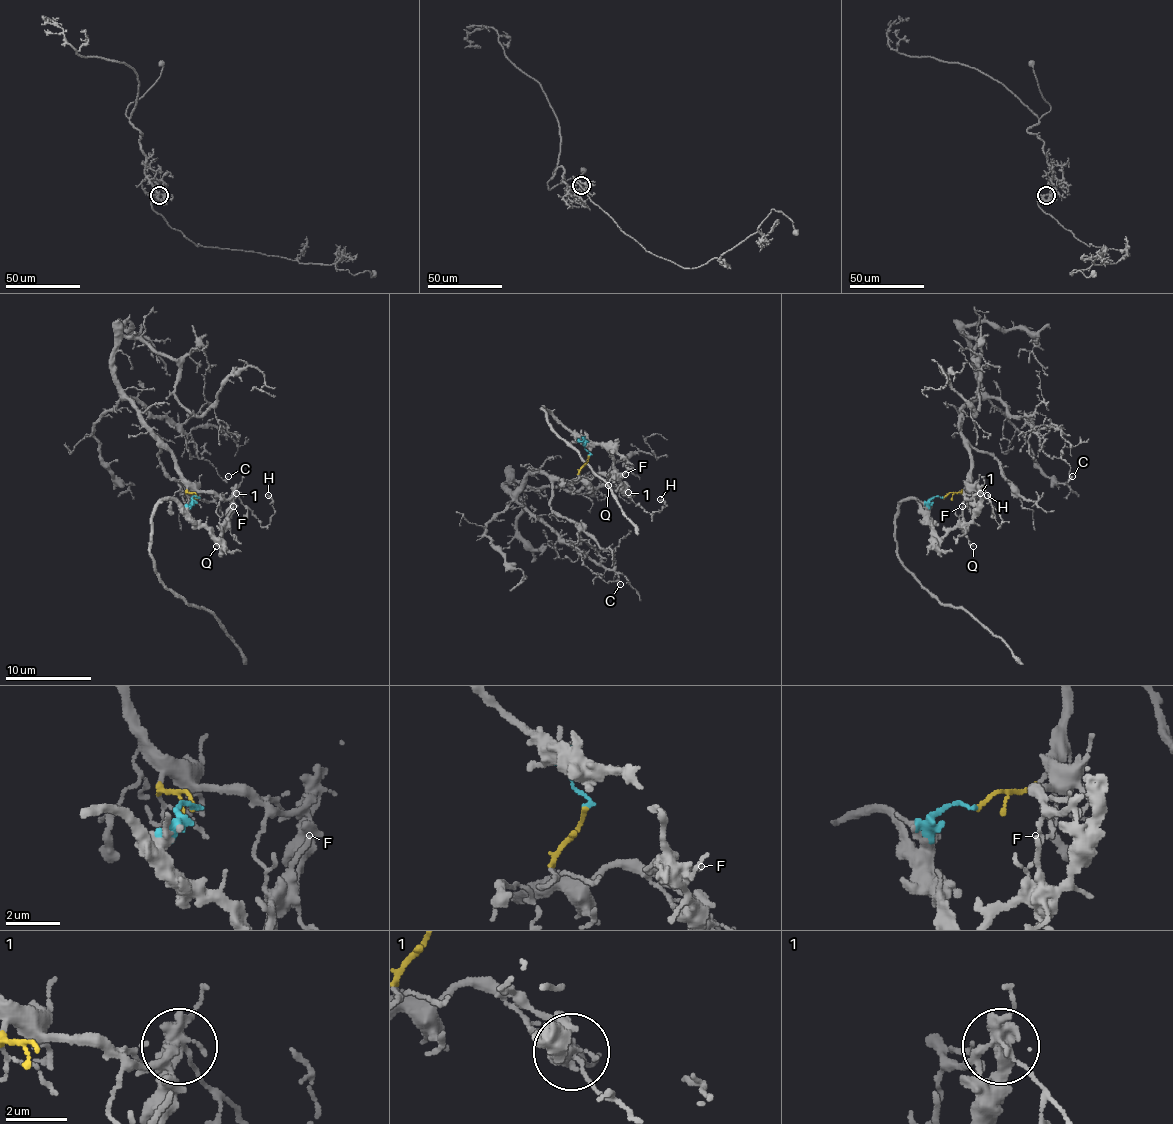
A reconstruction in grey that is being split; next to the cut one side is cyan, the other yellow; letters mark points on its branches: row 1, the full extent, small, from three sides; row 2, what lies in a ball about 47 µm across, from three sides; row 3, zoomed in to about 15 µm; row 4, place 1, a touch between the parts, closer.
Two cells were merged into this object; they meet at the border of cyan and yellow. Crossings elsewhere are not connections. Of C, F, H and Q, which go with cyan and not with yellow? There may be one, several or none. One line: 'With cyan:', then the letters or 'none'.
With cyan: F, Q

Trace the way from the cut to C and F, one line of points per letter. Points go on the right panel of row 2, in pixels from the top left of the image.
C: (944, 497), (970, 469), (961, 411), (976, 398), (998, 398), (1019, 416), (1073, 476)
F: (944, 497), (935, 497), (927, 514), (931, 529), (940, 538), (961, 518), (961, 506)

